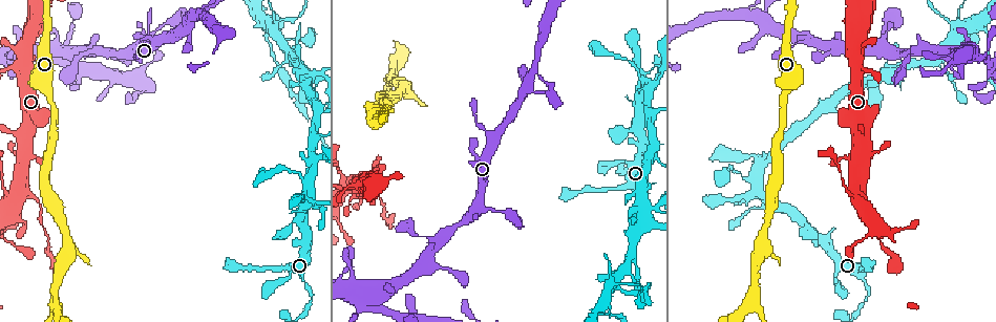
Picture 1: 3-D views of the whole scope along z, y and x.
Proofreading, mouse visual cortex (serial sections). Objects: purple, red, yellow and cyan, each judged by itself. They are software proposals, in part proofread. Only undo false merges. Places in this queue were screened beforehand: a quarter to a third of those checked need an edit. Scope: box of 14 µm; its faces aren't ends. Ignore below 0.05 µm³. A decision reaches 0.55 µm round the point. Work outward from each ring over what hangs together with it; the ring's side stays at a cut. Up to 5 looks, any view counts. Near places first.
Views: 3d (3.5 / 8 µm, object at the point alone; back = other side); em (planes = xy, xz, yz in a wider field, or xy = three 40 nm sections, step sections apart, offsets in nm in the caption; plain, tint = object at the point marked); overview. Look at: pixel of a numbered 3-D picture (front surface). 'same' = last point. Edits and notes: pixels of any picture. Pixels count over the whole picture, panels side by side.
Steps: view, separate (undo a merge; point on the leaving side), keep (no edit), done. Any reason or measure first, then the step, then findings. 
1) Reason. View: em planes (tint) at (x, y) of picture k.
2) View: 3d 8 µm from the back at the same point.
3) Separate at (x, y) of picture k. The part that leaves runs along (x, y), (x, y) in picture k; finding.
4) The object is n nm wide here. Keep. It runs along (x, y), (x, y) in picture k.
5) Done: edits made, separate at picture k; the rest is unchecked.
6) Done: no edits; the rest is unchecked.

Four-way junction. View: 3d 3.5 µm at (854, 61) of picture 1.

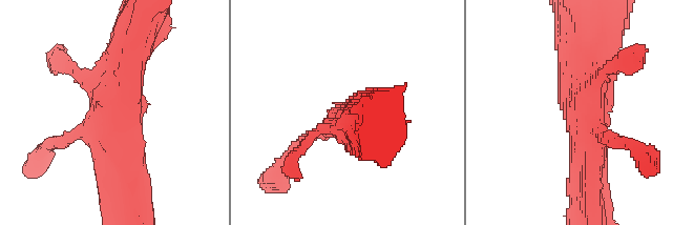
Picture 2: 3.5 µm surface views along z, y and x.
4 arms meet here; the arms are 200, 250, 500, 600 nm wide. View: em xy step 3 (plain) at (117, 116) of picture 2.

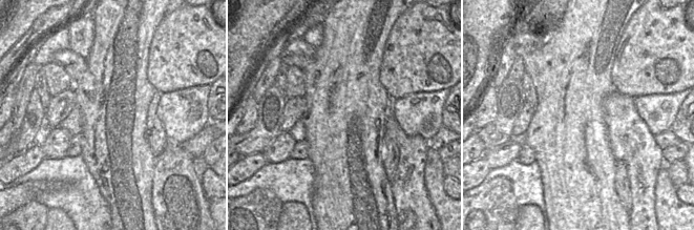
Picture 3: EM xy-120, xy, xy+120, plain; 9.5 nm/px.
View: em xy step 3 (tint) at the same point.

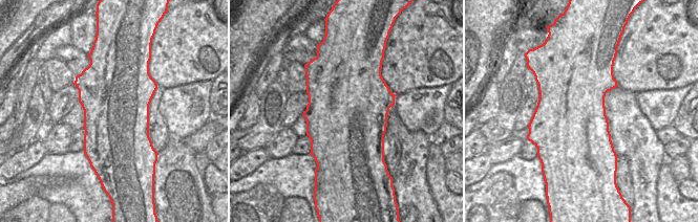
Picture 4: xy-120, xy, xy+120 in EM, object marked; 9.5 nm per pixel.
Keep. It runs along (133, 202), (118, 134), (124, 62) in picture 2; continuous, no second cell.

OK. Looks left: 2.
Calibre changes. View: 3d 3.5 µm at (864, 133) of picture 1.

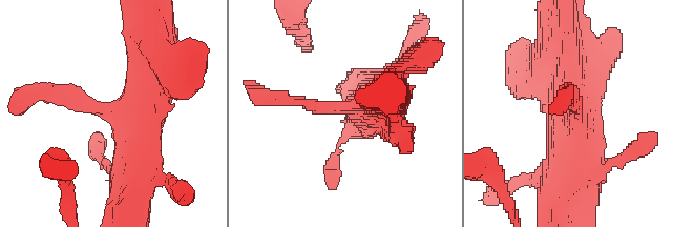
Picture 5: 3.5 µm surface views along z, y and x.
Need the tissue. View: em planes (tint) at (99, 108) of picture 5.

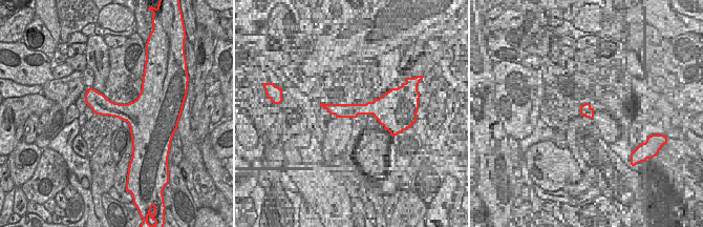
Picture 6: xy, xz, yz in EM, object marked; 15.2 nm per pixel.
Keep. It runs along (388, 102), (317, 107), (291, 97) in picture 5; one cell here.

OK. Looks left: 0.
Done: no edits; the rest is unchecked.

